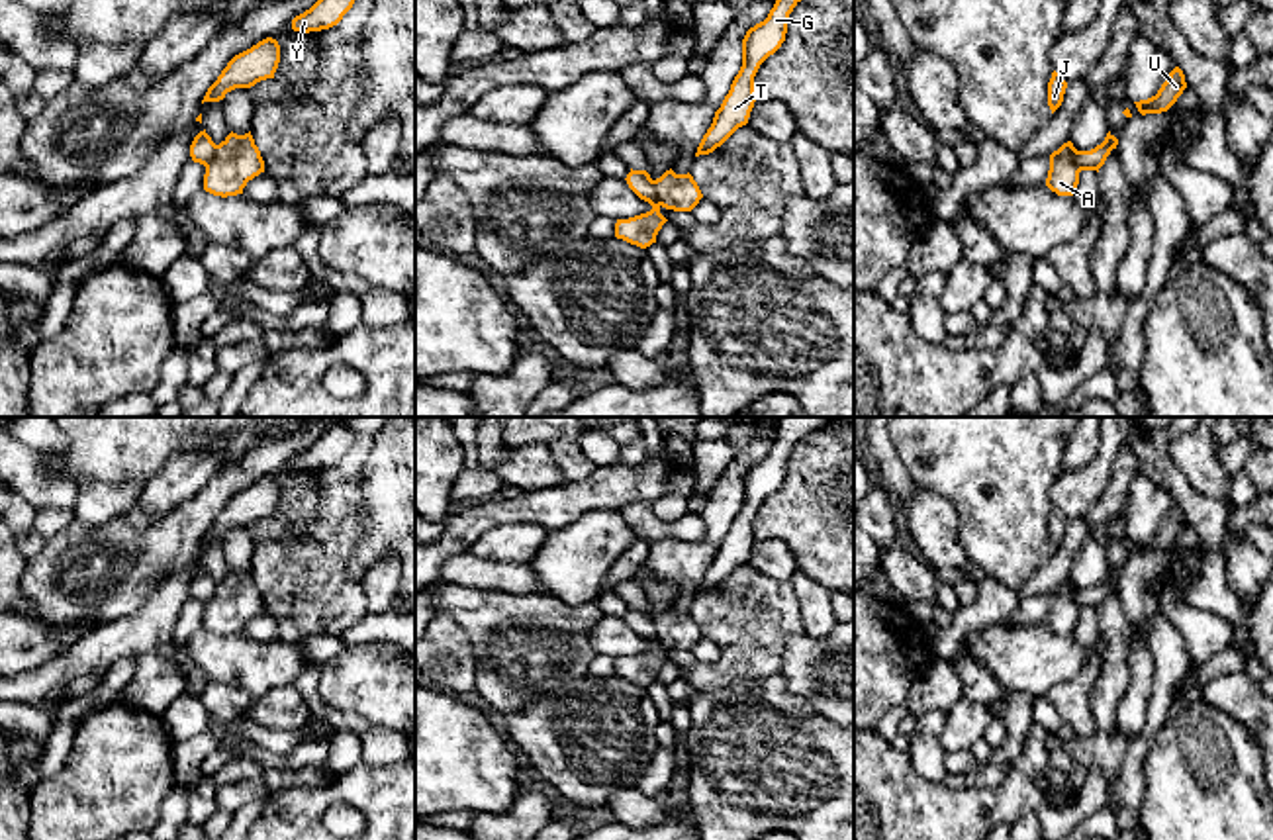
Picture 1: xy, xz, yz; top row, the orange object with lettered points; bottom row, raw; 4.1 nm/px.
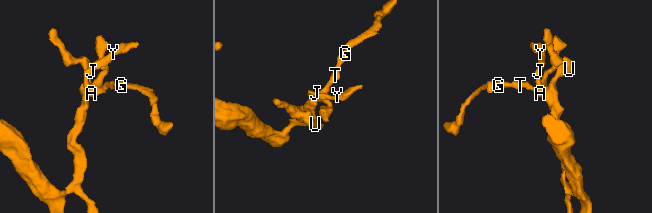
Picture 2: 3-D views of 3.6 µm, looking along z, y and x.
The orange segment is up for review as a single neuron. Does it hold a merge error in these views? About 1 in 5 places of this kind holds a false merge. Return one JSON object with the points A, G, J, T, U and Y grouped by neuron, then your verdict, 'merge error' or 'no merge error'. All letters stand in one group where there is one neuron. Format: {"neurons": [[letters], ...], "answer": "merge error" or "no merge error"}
{"neurons": [["A", "G", "T"], ["J", "U", "Y"]], "answer": "merge error"}

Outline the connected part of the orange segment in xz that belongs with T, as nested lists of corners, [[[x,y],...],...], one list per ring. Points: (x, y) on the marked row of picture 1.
[[[776,0],[768,18],[746,31],[742,39],[742,67],[721,108],[715,112],[713,123],[703,135],[695,157],[713,153],[738,127],[748,123],[756,102],[754,76],[760,65],[785,41],[789,14],[799,2],[801,0]]]

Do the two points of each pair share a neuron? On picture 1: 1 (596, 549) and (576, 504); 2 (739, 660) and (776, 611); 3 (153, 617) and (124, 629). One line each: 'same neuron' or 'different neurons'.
1: different neurons
2: same neuron
3: same neuron

